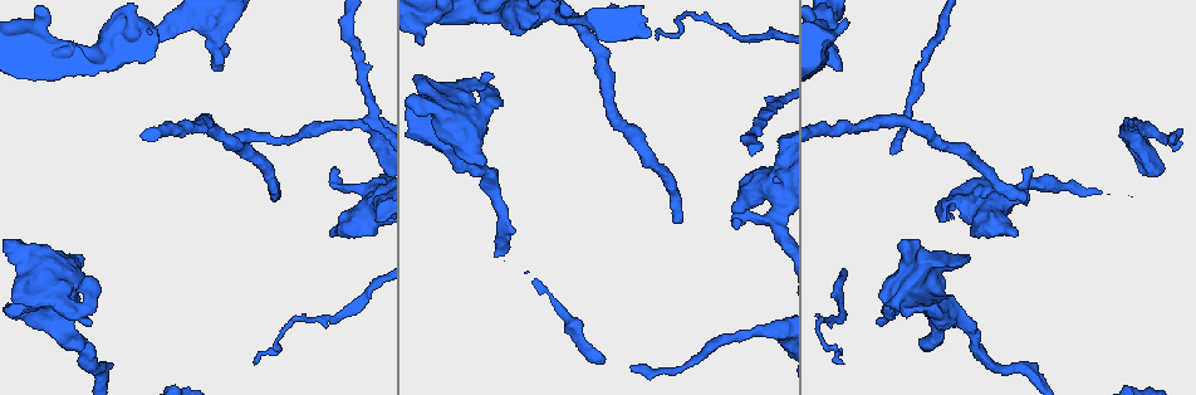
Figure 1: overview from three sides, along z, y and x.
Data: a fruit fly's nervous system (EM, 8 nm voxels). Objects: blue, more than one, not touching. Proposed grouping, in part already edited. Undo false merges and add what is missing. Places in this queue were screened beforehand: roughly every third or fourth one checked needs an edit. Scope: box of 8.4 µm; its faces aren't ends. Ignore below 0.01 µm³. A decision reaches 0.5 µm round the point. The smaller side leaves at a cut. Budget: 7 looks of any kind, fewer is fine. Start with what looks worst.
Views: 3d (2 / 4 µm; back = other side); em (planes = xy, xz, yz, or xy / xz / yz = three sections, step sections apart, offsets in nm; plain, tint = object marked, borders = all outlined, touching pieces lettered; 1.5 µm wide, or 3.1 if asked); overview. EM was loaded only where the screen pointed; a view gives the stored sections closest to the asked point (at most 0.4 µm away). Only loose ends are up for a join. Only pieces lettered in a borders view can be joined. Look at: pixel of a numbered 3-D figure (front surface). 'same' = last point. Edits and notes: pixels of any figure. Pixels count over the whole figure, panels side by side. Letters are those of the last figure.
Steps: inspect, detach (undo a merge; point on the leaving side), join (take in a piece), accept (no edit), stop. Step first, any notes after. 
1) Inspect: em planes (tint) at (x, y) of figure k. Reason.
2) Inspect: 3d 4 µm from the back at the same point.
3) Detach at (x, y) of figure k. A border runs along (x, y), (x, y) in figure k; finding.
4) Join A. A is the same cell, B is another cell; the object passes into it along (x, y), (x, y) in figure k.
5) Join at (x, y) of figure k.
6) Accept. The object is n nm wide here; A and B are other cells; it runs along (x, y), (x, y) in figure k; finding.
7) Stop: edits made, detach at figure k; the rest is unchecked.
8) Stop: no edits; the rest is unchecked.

Inspect: em planes (borders) at (277, 198) of figure 1. An open end.

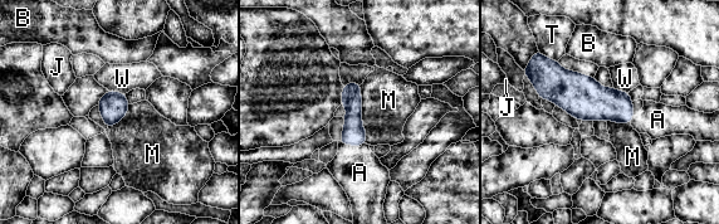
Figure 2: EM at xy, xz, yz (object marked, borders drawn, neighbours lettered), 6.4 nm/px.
Join A. A is the same cell, B, J, M, T and W are other cells; the object passes into it along (353, 134), (343, 142), (360, 173) in figure 2; it goes on there.

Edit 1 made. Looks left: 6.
Inspect: overview.

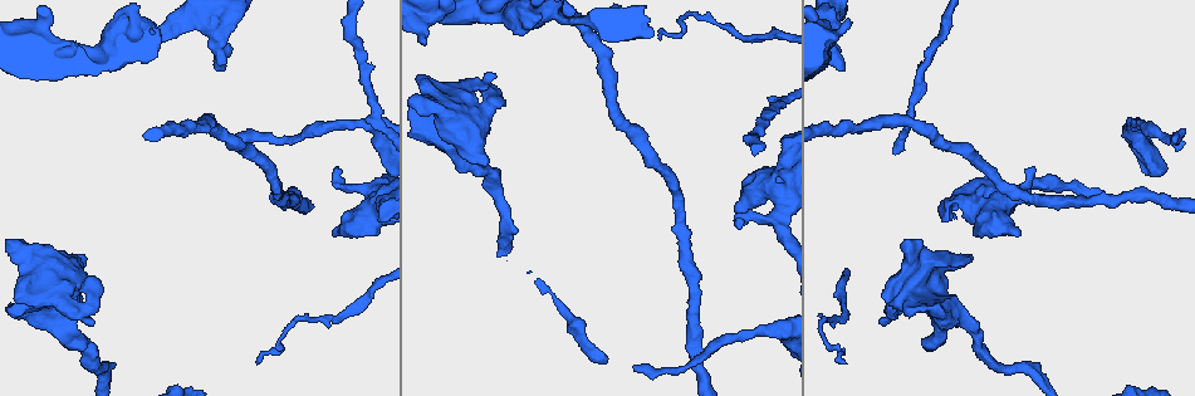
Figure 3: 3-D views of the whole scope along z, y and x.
Inspect: em planes (borders) at (882, 326) of figure 3.

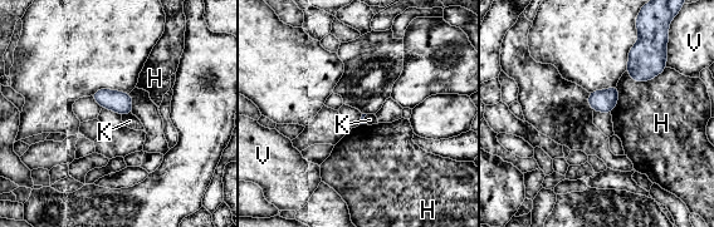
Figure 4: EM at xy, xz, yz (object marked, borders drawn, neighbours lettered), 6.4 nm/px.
Accept. H, K and V are other cells; a border runs along (131, 112), (122, 116) in figure 4; none of them fits.

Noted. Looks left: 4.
Inspect: em planes (borders) at (224, 70) of figure 3. Free end.

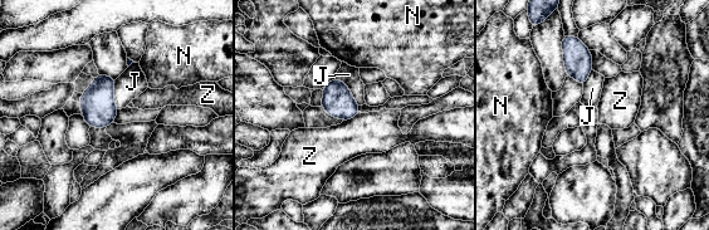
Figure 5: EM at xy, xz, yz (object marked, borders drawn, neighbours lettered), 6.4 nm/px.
Accept. The longest contact is with J, 240 nm; J, N and Z are other cells; a border runs along (360, 112), (343, 121) in figure 5; no lettered piece goes on from it.

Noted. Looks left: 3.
Stop: edits made, join at figure 2; the rest is unchecked.

